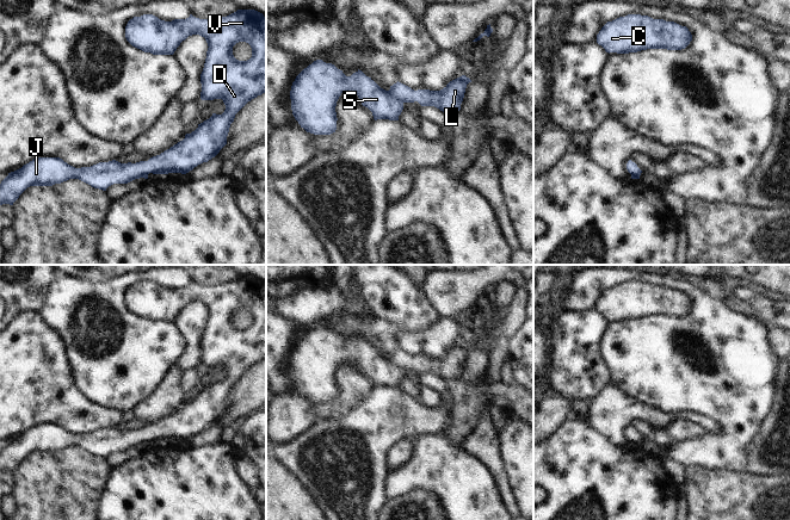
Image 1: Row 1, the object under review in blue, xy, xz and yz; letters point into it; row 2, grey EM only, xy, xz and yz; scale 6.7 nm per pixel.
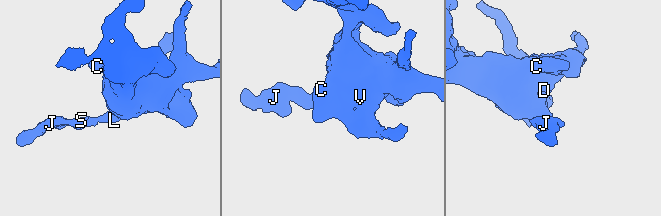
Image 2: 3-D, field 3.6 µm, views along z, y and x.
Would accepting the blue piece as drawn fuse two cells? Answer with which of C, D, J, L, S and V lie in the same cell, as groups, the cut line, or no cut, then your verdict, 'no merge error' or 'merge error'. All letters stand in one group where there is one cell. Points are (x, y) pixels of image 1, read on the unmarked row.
C D J L S V | no cut | no merge error

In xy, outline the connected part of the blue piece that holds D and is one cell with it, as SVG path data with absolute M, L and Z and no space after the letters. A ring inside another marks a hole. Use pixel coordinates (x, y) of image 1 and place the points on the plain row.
M237 277L216 286L199 286L190 281L186 286L165 289L153 281L134 284L125 293L125 305L135 315L153 322L173 322L189 303L199 302L208 310L206 326L200 341L202 367L222 366L226 377L198 391L198 395L185 406L160 422L148 428L121 431L116 427L99 429L91 434L75 435L60 425L36 425L21 435L8 440L0 451L0 472L13 470L30 453L53 453L69 446L79 446L94 456L106 458L113 451L128 451L135 446L148 446L148 441L186 441L203 429L215 425L227 411L227 403L235 382L252 366L266 360L266 285L255 277ZM246 309L252 315L252 324L239 328L233 322L233 314Z

